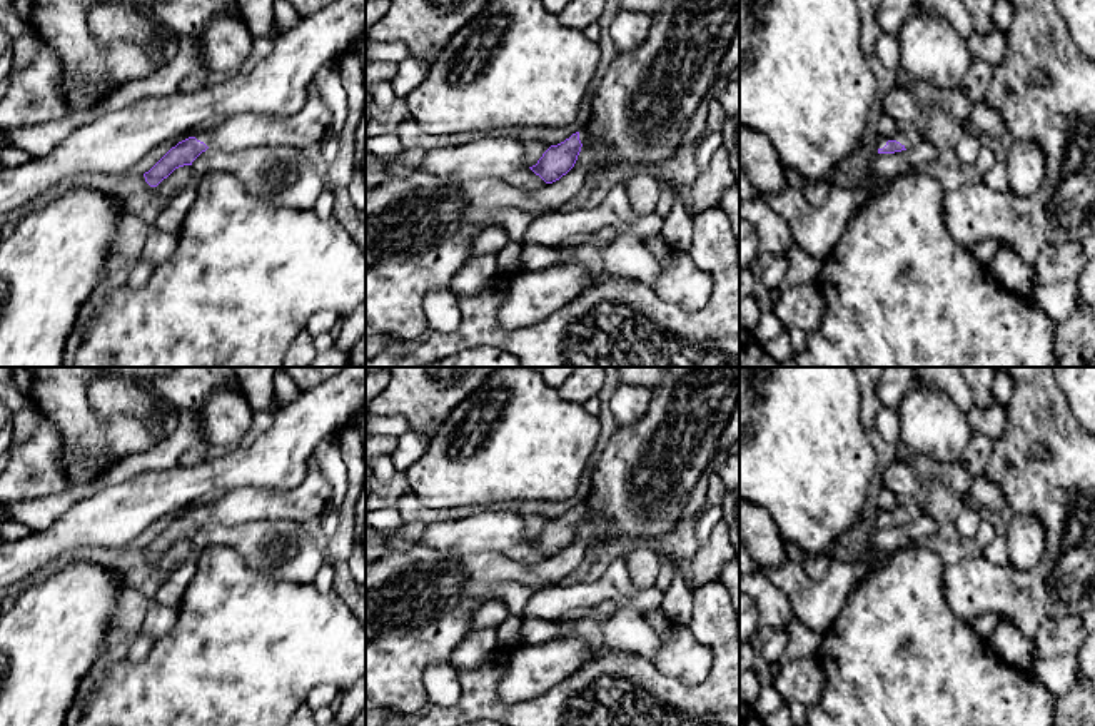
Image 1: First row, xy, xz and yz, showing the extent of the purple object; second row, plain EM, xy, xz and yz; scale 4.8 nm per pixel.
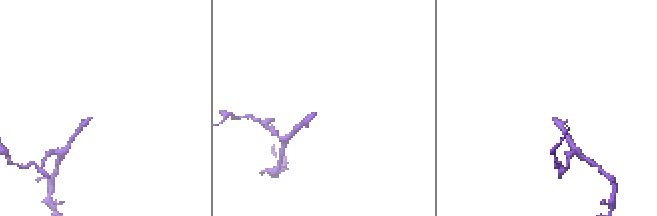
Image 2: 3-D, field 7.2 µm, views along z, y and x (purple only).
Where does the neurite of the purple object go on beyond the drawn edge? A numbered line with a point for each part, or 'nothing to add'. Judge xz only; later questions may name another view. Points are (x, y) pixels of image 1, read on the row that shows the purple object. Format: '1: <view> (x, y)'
1: xz (601, 151)

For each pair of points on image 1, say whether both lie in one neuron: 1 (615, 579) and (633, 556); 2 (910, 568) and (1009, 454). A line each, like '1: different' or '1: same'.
1: different
2: different

